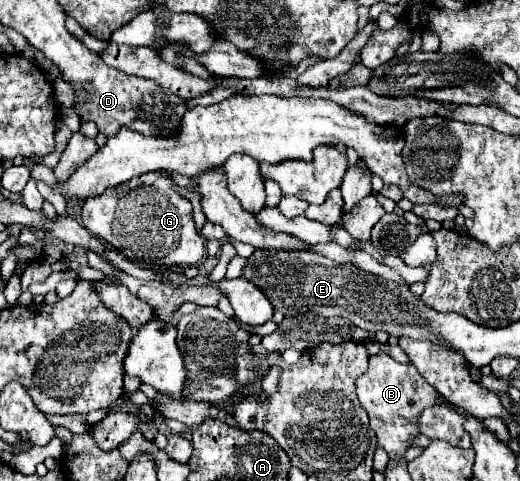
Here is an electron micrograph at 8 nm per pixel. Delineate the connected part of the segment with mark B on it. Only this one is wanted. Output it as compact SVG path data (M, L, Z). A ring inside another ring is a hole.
M380 353L372 357L372 371L356 379L358 399L366 407L370 417L370 427L376 433L378 443L388 451L390 457L404 457L404 451L410 447L410 437L416 431L416 415L424 411L424 407L436 405L440 395L434 387L412 367L412 363L398 363L388 353Z

